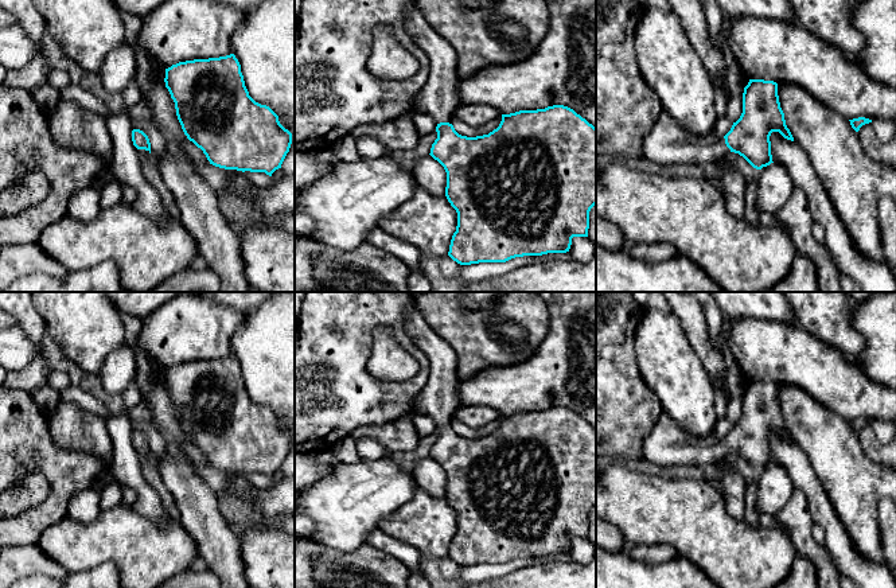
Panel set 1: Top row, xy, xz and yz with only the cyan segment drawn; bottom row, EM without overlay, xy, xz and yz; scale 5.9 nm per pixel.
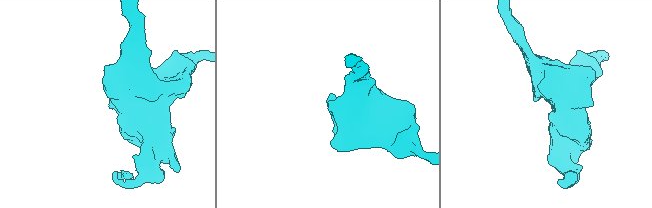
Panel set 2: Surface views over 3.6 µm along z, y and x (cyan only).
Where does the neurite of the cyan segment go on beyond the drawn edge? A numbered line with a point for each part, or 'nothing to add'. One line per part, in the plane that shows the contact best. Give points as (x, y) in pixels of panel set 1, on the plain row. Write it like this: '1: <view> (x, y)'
1: xz (439, 400)

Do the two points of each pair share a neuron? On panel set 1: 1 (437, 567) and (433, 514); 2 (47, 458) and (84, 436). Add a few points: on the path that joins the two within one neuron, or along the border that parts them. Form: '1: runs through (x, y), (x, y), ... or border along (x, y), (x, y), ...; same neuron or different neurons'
1: border along (421, 555), (432, 557), (447, 556); different neurons
2: border along (47, 421), (61, 447), (96, 458); different neurons

